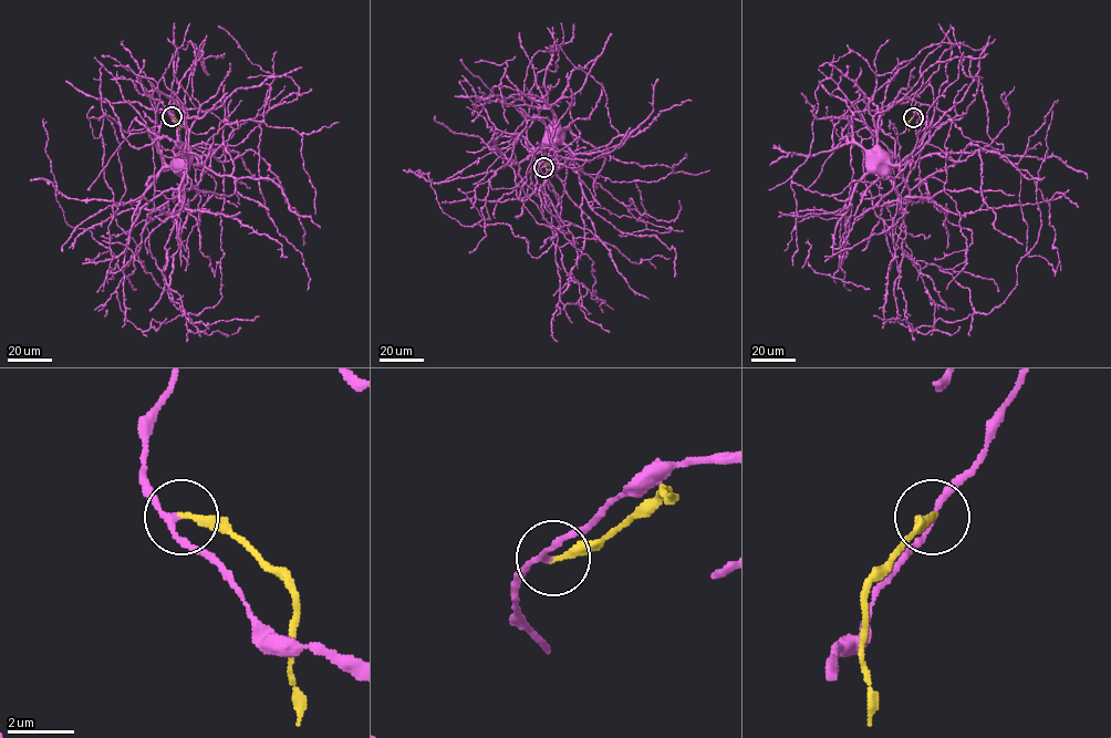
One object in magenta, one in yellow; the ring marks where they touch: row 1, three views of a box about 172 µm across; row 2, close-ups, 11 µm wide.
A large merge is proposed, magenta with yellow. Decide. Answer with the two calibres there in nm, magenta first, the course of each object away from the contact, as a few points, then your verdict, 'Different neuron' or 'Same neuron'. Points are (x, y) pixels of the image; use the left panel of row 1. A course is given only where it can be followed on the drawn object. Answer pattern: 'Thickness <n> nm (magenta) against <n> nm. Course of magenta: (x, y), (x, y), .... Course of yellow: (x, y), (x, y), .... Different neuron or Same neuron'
Thickness 160 nm (magenta) against 240 nm. Course of magenta: (170, 117), (168, 111), (173, 104), (162, 118), (159, 153), (163, 166), (178, 160). Course of yellow: (170, 117), (178, 122), (178, 131). Different neuron

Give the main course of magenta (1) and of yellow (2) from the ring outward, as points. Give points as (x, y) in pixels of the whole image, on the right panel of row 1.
1: (913, 117), (922, 104), (935, 107), (928, 127), (902, 165), (884, 166), (873, 160)
2: (913, 117), (909, 122), (909, 132)

